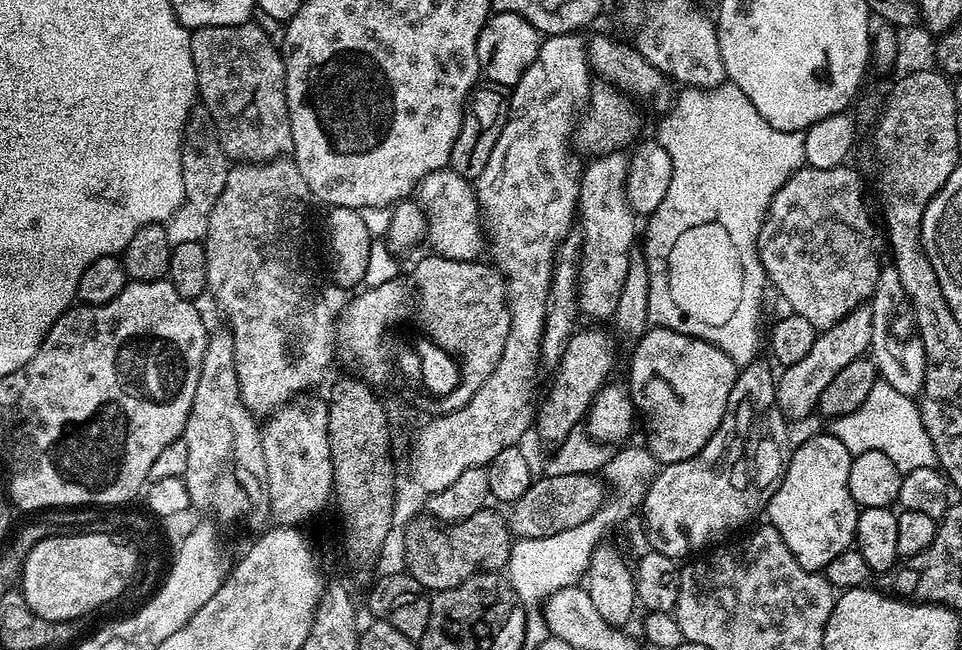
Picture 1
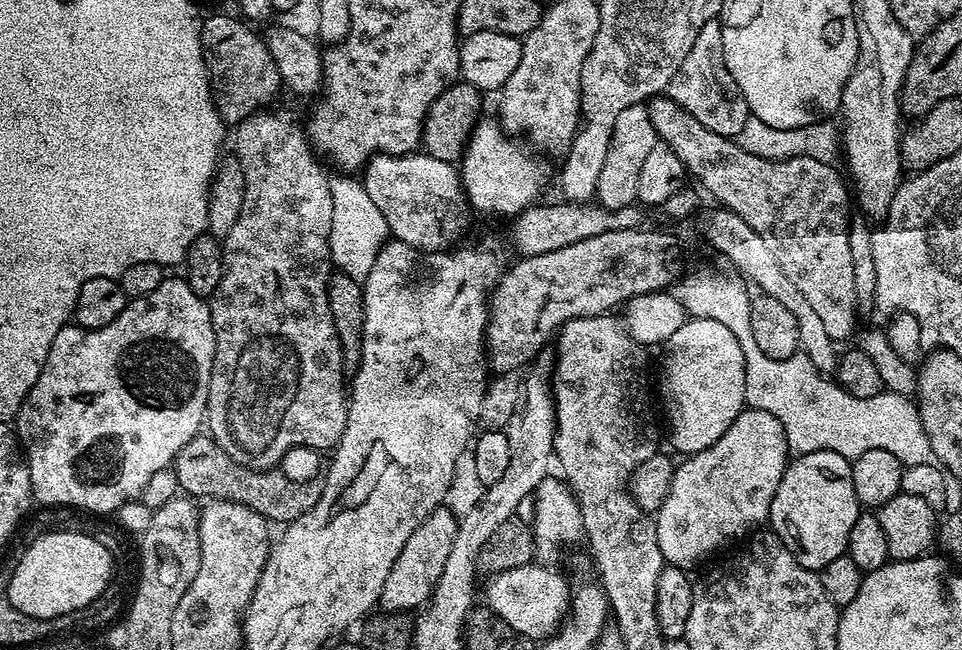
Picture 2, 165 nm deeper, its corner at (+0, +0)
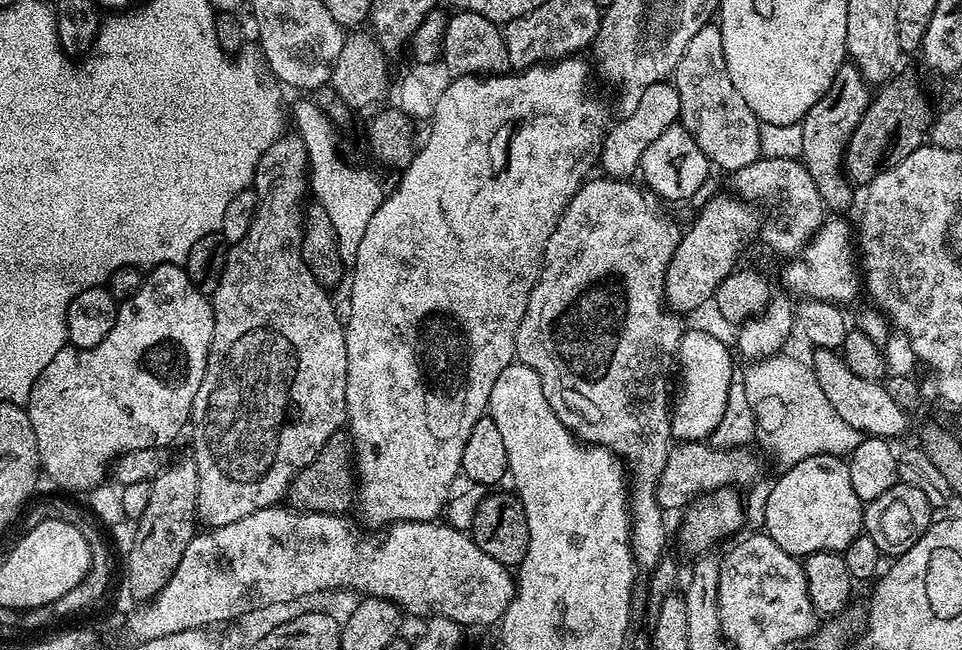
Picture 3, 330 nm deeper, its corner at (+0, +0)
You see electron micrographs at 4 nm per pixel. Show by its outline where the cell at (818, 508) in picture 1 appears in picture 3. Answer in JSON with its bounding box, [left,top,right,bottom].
[763,455,864,558]

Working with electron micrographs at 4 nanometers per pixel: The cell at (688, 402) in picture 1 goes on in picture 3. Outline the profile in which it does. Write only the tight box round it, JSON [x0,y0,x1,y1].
[670,330,733,441]

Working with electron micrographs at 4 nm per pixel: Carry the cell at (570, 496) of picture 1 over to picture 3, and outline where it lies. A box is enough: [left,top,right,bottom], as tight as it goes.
[656,441,763,512]

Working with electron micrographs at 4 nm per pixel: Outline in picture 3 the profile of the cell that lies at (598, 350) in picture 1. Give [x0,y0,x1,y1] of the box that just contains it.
[664,194,762,314]

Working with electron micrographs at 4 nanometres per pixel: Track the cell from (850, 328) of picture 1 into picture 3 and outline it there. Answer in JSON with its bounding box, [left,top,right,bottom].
[799,62,874,209]

